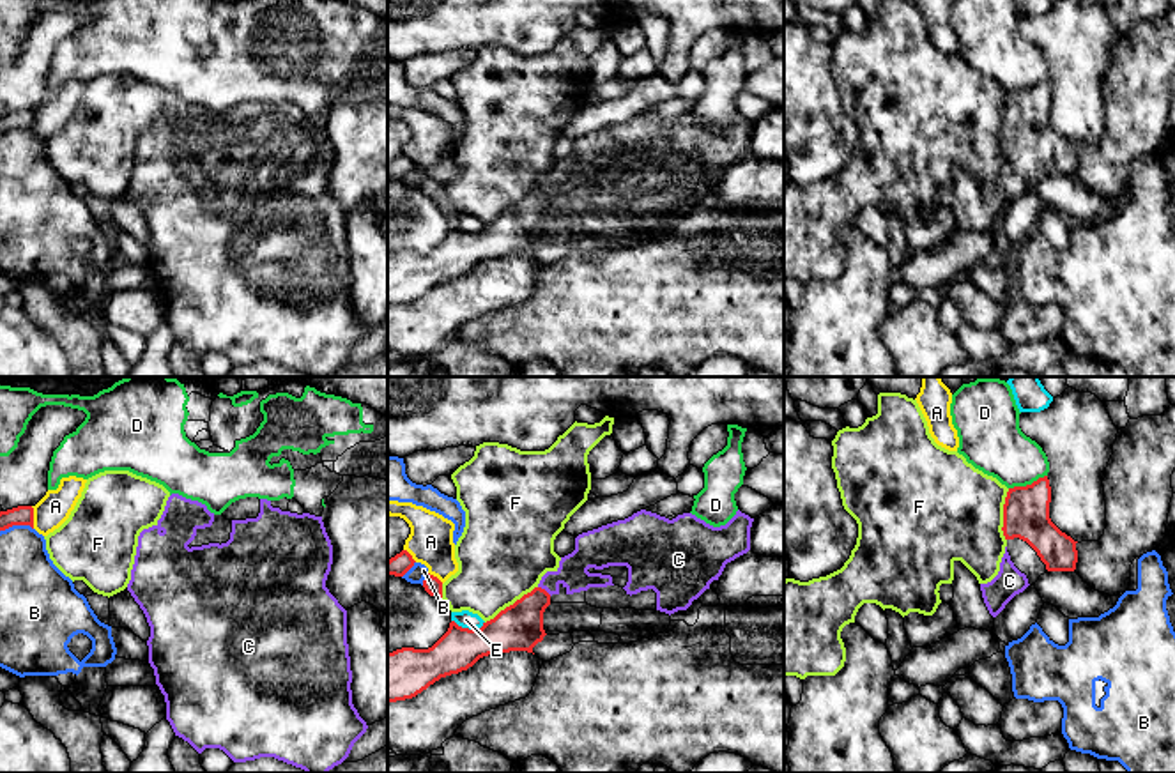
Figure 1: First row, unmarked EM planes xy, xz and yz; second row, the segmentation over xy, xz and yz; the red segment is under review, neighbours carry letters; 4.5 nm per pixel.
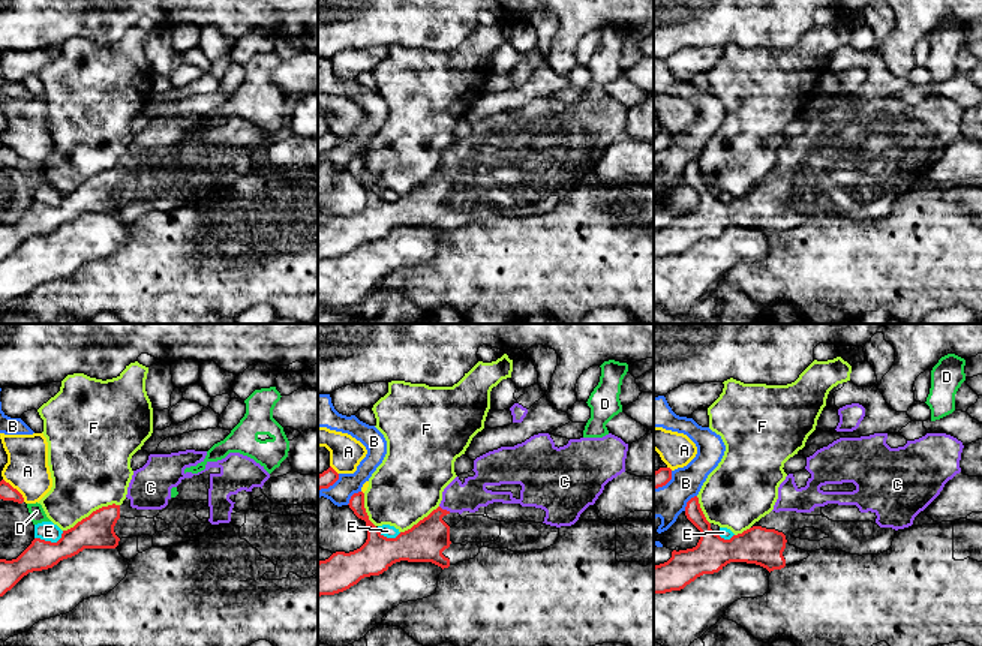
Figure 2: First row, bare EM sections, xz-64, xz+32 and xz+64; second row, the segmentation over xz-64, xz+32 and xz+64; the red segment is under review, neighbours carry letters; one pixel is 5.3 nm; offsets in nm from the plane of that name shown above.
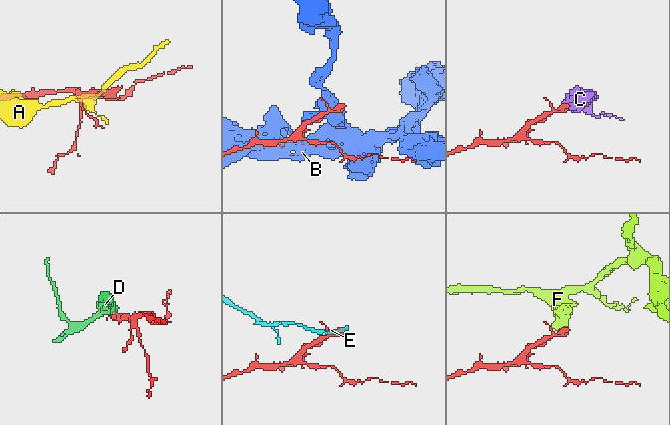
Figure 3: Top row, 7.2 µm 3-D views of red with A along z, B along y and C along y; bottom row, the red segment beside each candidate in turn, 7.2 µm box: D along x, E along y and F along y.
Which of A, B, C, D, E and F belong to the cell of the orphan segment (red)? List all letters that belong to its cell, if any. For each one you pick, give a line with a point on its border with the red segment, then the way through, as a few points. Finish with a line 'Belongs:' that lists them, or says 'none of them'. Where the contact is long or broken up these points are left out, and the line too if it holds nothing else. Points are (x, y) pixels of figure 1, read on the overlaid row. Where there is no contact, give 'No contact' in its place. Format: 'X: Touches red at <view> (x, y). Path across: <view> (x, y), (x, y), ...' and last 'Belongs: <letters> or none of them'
C: Touches red at xz (544, 589). Path across: xz (519, 627), (544, 589), (556, 577), (572, 572)
Belongs: C

